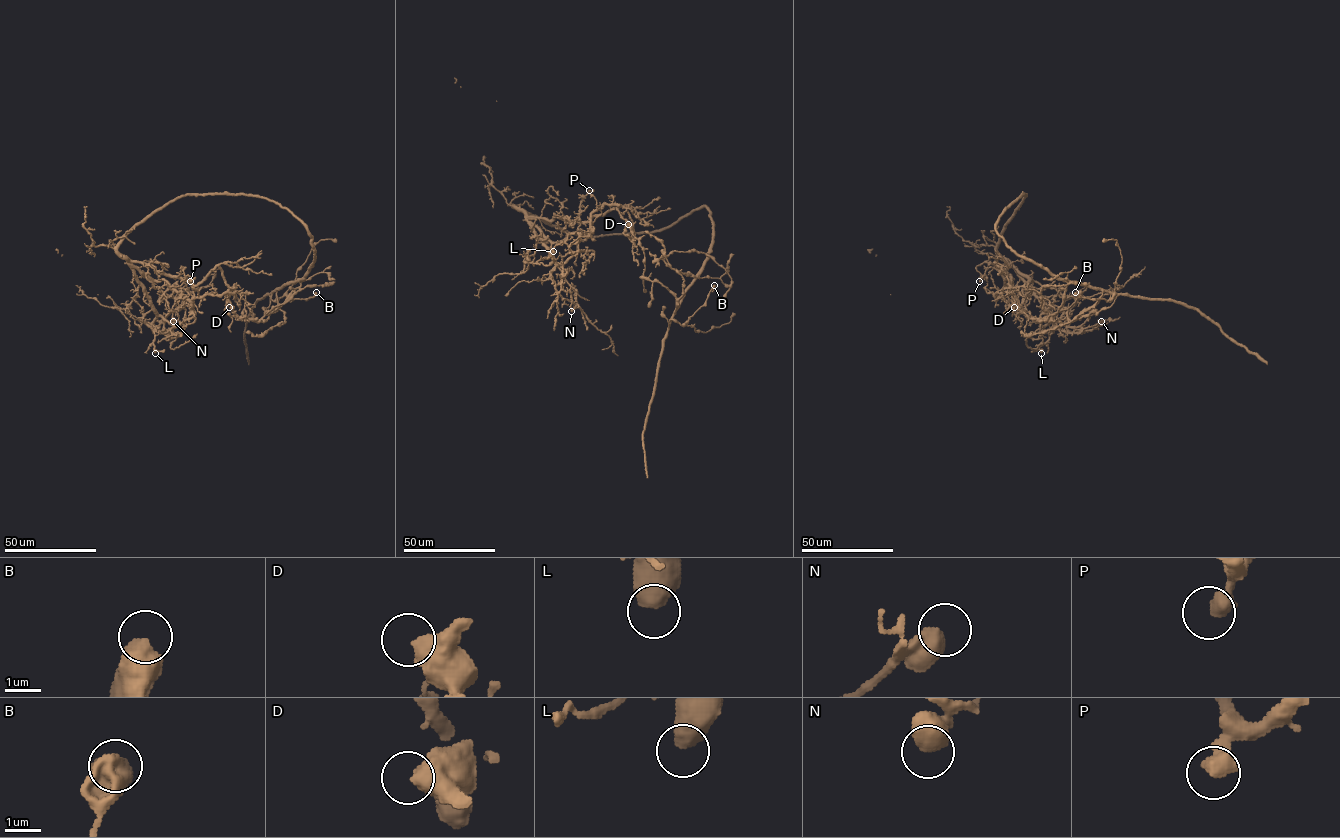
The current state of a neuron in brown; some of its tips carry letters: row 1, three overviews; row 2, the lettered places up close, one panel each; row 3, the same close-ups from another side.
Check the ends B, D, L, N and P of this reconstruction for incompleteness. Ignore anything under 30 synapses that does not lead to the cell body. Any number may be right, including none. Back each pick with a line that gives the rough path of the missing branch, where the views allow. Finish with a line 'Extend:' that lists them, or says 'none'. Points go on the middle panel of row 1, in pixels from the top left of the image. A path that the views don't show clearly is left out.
Extend: none

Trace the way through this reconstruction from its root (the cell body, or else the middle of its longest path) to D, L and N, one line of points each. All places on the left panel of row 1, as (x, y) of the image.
D: (228, 288), (228, 301), (233, 306), (229, 307)
L: (228, 288), (217, 266), (194, 285), (130, 261), (150, 300), (151, 309), (138, 318), (154, 335), (155, 353)
N: (228, 288), (217, 266), (194, 285), (130, 261), (133, 275), (163, 319), (163, 333), (173, 327), (173, 321)

